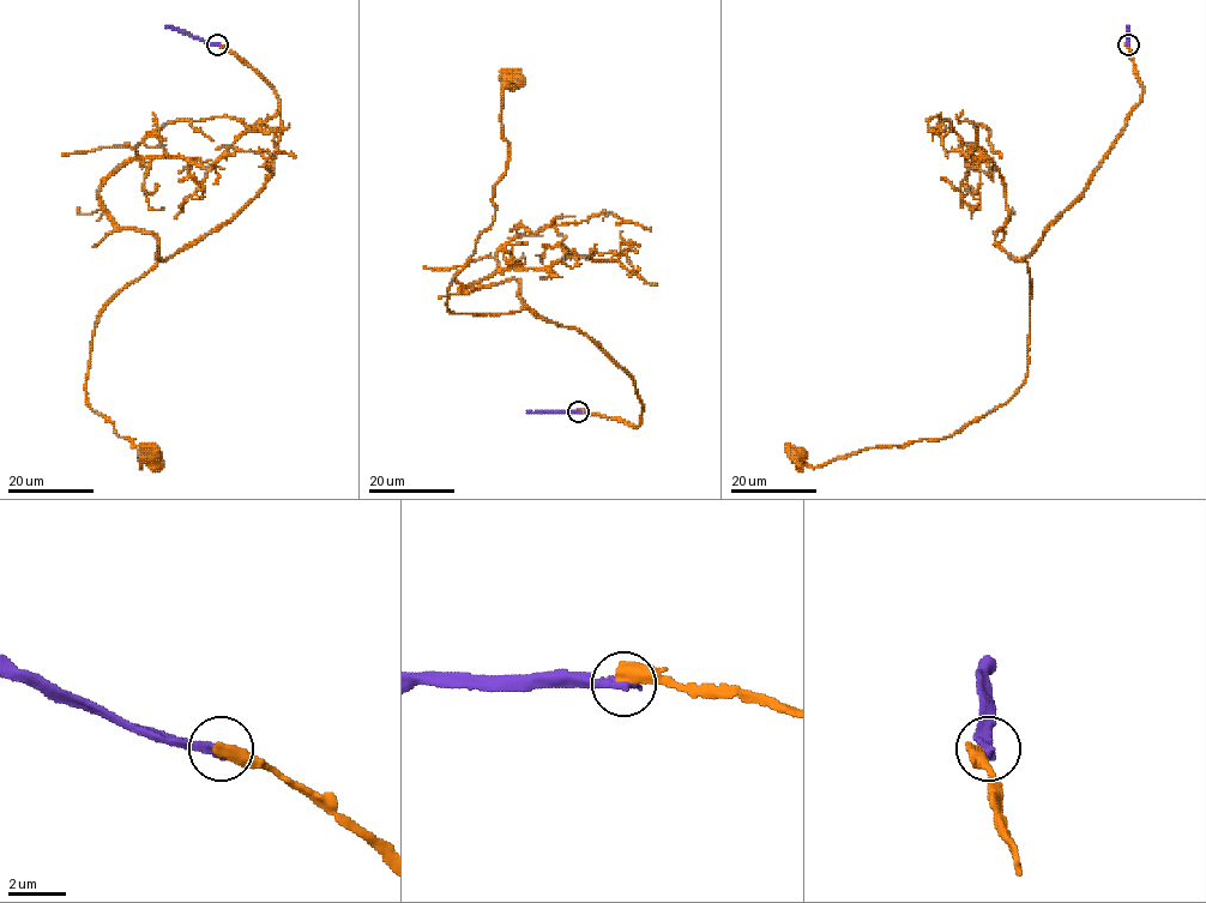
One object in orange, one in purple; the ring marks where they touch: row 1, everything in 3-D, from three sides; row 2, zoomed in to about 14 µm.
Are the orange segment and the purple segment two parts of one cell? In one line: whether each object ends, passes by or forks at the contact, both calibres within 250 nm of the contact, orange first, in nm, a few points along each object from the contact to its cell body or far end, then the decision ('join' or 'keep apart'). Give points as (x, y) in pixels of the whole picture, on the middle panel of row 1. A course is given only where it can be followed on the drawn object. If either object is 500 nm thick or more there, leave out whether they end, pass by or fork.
550 nm thick on the orange side, 420 nm on the other; orange runs (578, 413), (639, 425), (641, 405), (634, 380), (585, 335), (523, 307), (447, 306), (492, 223), (510, 79); purple runs (578, 413), (528, 411); keep apart

